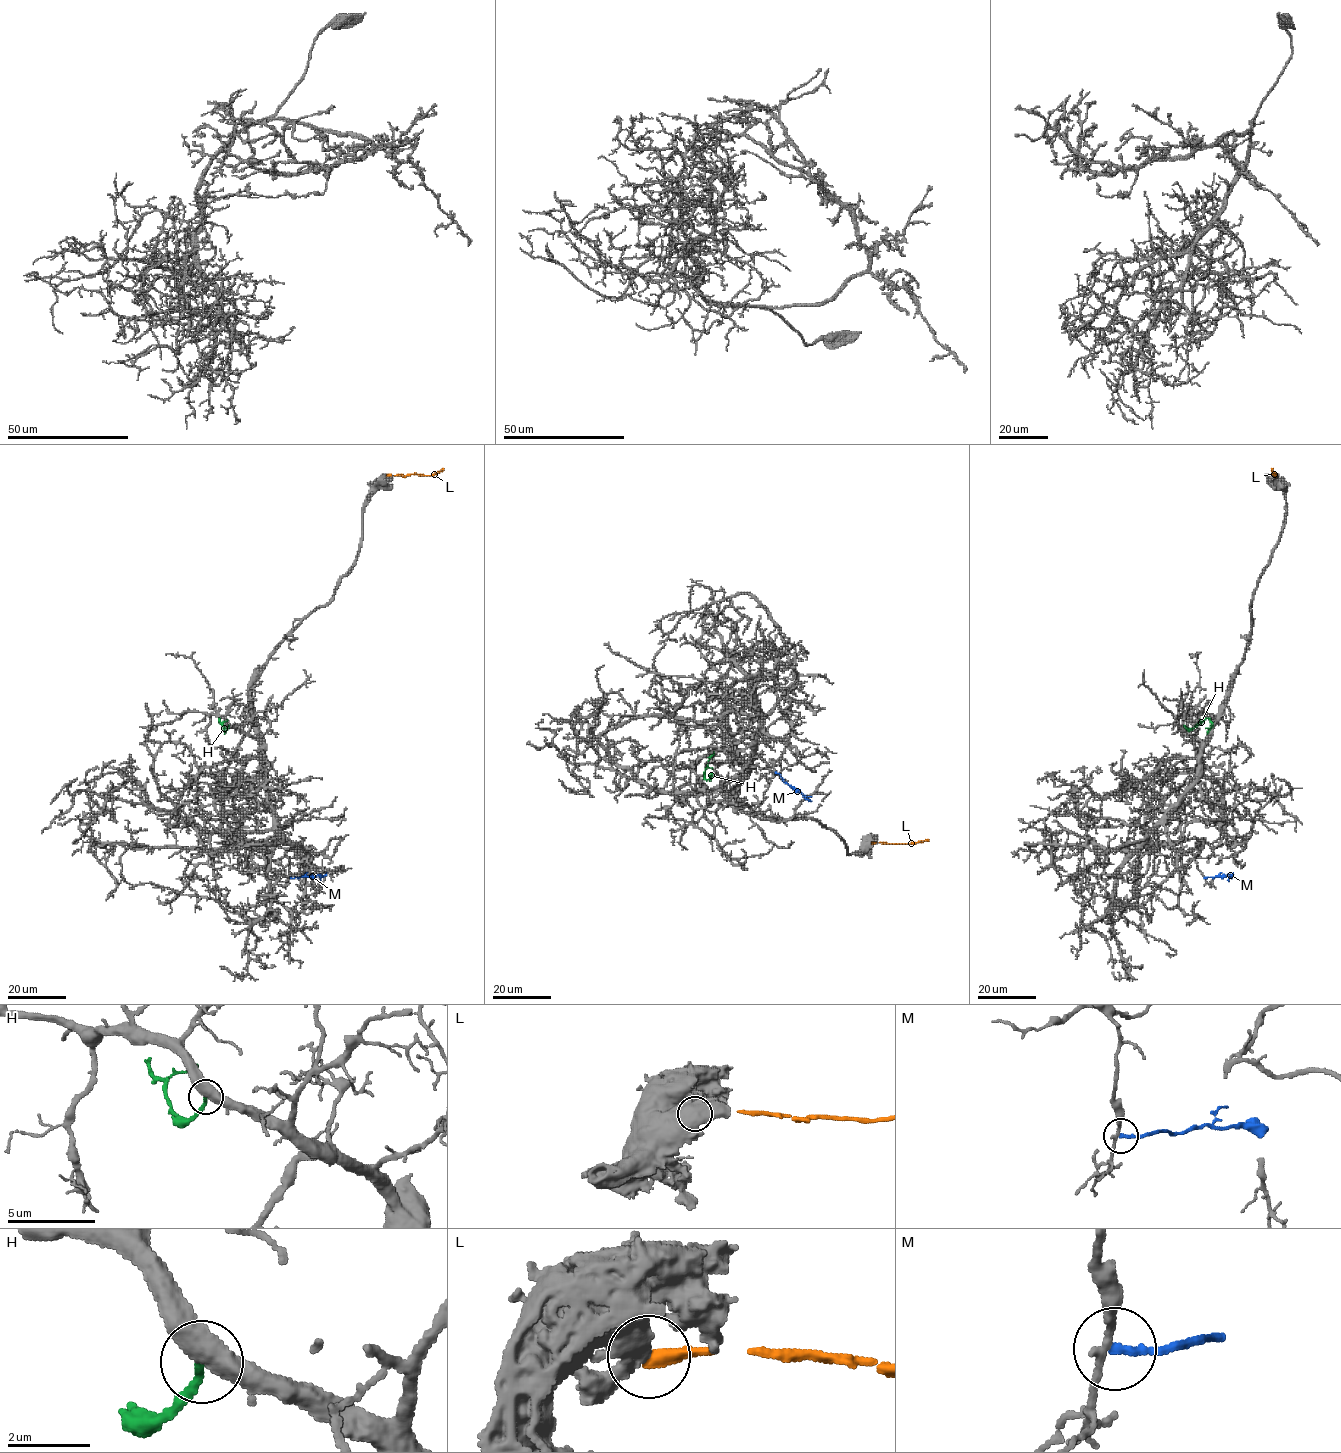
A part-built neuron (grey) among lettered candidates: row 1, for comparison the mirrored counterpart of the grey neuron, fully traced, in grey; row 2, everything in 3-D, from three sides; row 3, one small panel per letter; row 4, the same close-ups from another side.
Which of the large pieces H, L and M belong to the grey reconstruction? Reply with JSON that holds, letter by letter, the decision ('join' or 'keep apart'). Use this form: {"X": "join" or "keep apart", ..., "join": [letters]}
{"H": "join", "L": "keep apart", "M": "keep apart", "join": ["H"]}

